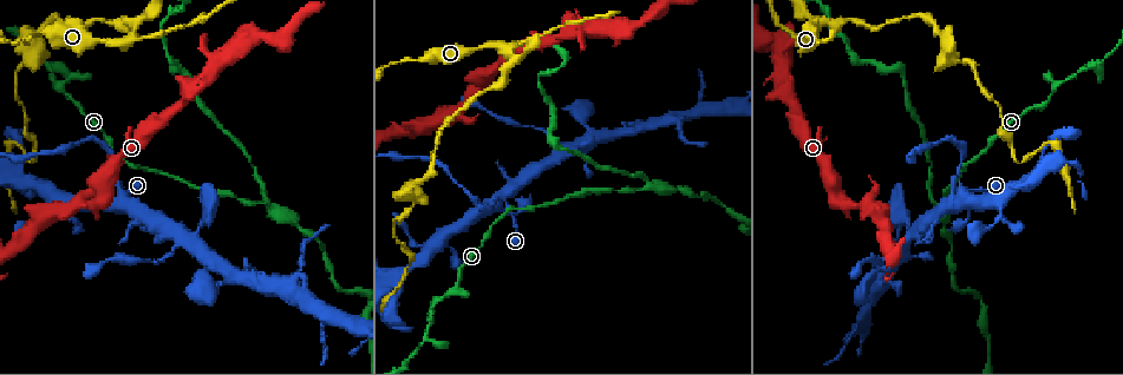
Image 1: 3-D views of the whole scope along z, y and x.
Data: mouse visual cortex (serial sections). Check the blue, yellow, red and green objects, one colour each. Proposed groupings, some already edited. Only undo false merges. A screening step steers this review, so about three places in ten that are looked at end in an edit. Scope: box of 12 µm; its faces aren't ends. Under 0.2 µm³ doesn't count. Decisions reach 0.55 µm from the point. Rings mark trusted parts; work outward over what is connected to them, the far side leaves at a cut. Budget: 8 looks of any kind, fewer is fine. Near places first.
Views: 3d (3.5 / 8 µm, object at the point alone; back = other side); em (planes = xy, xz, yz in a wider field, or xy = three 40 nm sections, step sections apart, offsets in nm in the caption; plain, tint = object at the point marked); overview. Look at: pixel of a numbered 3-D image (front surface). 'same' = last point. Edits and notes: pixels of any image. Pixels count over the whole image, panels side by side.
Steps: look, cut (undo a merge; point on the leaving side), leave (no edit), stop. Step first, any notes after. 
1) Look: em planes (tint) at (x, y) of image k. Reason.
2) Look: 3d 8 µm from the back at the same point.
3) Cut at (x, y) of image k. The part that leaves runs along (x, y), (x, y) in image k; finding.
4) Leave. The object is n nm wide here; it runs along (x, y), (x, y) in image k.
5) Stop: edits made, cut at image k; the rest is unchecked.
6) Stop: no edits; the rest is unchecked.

Look: 3d 3.5 µm at (271, 203) of image 1. Thick turns thin.

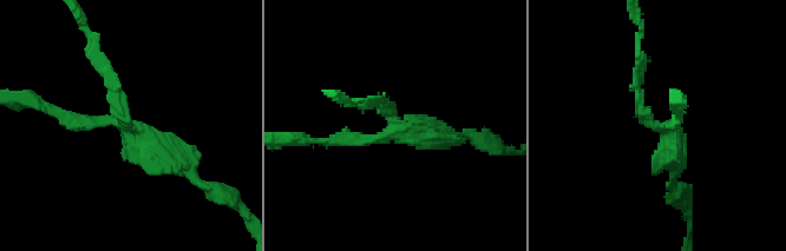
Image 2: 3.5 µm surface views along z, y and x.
Look: em xy step 1 (tint) at (132, 126) of image 2. 3 arms meet here; the arms are 150, 150, 300 nm wide.

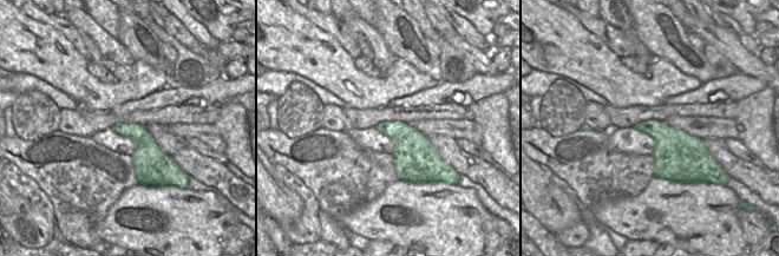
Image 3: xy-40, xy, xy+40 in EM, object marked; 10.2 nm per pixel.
Leave. It runs along (58, 112), (130, 126), (195, 177) in image 2; one cell here.

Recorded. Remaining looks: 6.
Look: 3d 8 µm at (130, 39) of image 1. Looks like a crossing.

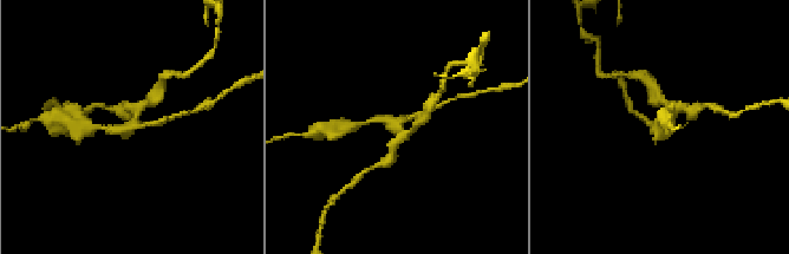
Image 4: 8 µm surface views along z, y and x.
Look: em planes (tint) at (134, 122) of image 4. 4 arms meet here; the arms are 150, 200, 250, 300 nm wide.

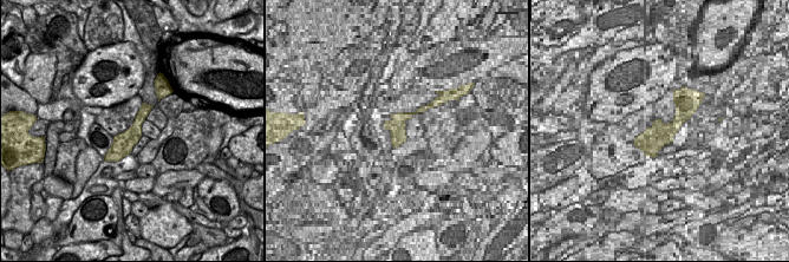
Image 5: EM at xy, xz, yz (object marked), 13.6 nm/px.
Cut at (124, 109) of image 4. The part that leaves runs along (396, 129), (399, 138), (384, 164) in image 4; a second cell is stuck on.

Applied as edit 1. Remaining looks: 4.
Look: 3d 3.5 µm at (128, 194) of image 1. A fork.

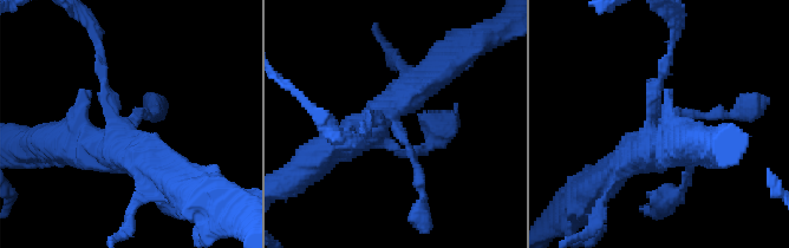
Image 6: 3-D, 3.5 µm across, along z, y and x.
Look: em planes (tint) at (655, 130) of image 6.

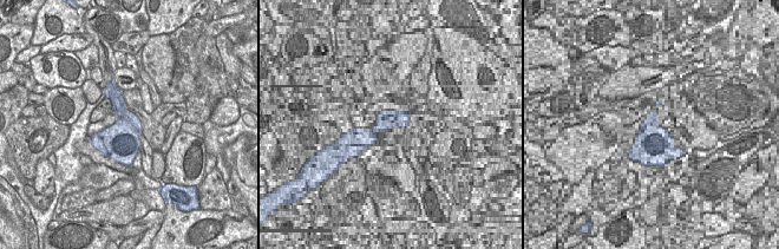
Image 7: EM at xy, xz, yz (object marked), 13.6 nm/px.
Leave. It runs along (719, 111), (675, 115), (605, 176) in image 6; all the same cell.

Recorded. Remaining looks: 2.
Stop: edits made, cut at image 4; the rest is unchecked.

